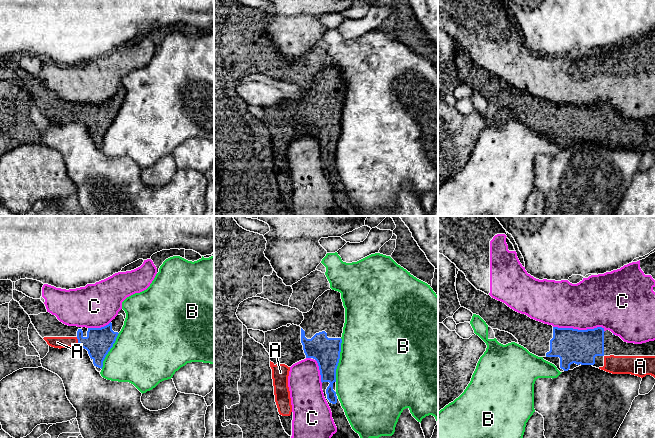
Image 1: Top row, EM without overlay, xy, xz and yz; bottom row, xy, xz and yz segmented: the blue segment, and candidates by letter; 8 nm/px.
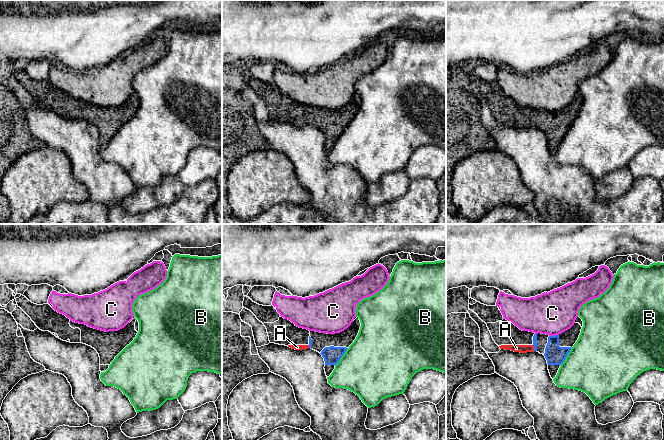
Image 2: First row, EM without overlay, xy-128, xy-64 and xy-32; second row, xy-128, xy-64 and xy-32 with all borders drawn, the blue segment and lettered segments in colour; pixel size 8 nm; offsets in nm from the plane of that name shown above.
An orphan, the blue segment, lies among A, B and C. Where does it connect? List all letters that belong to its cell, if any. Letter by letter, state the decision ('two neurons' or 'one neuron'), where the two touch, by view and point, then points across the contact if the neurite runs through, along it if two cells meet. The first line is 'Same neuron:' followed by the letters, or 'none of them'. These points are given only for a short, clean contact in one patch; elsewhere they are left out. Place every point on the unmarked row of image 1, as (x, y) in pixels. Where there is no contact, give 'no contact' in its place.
Same neuron: none of them
A: two neurons; contact xy (78, 117)
B: two neurons; contact xz (338, 136)
C: two neurons; contact yz (579, 106)

